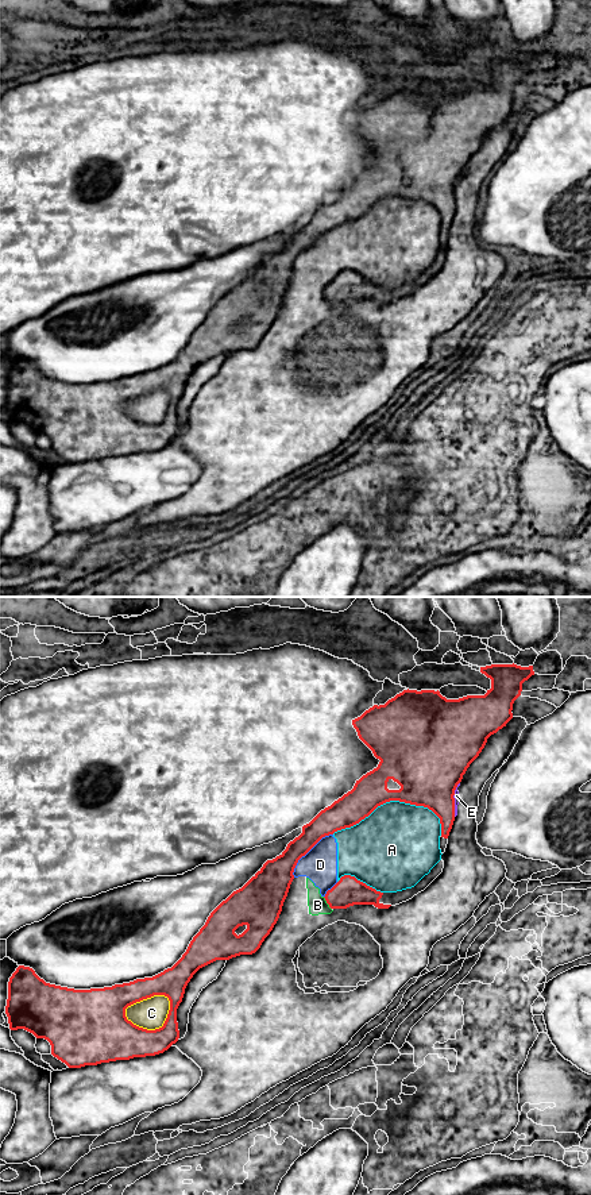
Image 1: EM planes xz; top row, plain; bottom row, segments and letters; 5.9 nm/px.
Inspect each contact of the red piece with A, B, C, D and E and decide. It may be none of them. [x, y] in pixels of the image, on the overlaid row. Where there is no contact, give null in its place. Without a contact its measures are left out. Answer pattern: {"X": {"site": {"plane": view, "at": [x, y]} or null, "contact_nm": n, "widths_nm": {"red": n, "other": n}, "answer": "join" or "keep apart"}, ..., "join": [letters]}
{"A": {"site": {"plane": "xz", "at": [387, 801]}, "contact_nm": 650, "widths_nm": {"red": 300, "other": 480}, "answer": "keep apart"}, "B": {"site": {"plane": "xz", "at": [327, 902]}, "contact_nm": 90, "widths_nm": {"red": 170, "other": 110}, "answer": "keep apart"}, "C": {"site": {"plane": "xz", "at": [145, 998]}, "contact_nm": 300, "widths_nm": {"red": 260, "other": 190}, "answer": "keep apart"}, "D": {"site": {"plane": "xz", "at": [306, 852]}, "contact_nm": 360, "widths_nm": {"red": 200, "other": 200}, "answer": "keep apart"}, "E": {"site": {"plane": "xz", "at": [454, 800]}, "contact_nm": 220, "widths_nm": {"red": 400, "other": 40}, "answer": "keep apart"}, "join": []}

